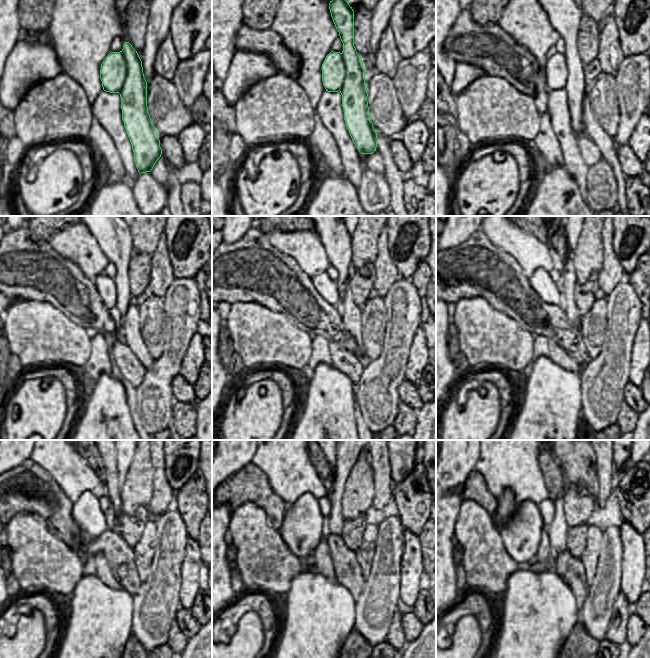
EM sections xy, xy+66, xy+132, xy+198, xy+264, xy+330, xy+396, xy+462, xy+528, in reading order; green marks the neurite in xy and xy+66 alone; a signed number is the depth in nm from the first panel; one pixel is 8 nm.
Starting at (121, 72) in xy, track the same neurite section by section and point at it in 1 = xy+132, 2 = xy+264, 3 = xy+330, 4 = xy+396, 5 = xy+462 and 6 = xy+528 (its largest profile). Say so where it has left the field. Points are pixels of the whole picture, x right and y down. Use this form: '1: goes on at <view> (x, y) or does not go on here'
1: goes on at xy+132 (567, 71)
2: goes on at xy+264 (335, 236)
3: goes on at xy+330 (549, 291)
4: goes on at xy+396 (87, 513)
5: goes on at xy+462 (305, 513)
6: goes on at xy+528 (528, 515)

